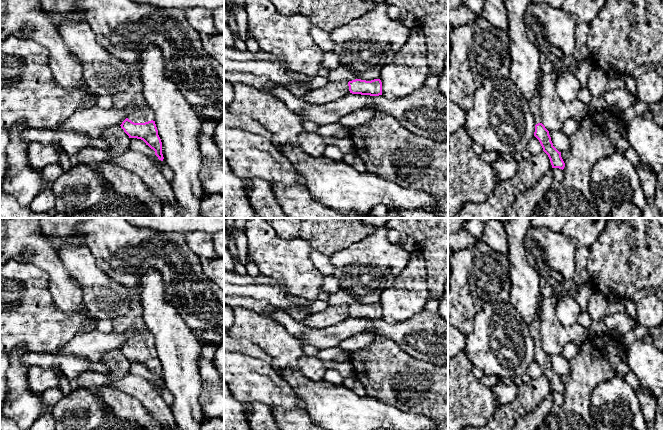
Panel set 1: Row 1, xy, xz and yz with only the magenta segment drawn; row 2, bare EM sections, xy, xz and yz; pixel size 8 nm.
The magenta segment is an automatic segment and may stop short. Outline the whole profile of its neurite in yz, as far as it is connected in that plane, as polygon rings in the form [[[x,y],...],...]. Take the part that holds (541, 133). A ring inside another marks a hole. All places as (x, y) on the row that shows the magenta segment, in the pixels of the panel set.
[[[536,93],[529,101],[529,109],[535,119],[534,136],[539,140],[543,151],[548,155],[552,168],[564,169],[565,163],[559,152],[551,141],[549,131],[545,128],[541,121],[541,111],[539,109],[541,95]]]

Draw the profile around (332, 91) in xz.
[[[348,81],[329,82],[319,89],[311,89],[303,99],[312,105],[323,105],[333,102],[349,94]]]

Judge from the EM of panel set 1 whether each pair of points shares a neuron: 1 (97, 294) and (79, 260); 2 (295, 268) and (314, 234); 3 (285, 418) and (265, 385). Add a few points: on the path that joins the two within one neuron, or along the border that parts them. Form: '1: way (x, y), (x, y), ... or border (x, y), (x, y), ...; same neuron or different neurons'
1: way (97, 286), (82, 268); same neuron
2: border (286, 239), (303, 238), (313, 249); different neurons
3: border (271, 407), (282, 407), (286, 410), (299, 408); different neurons

